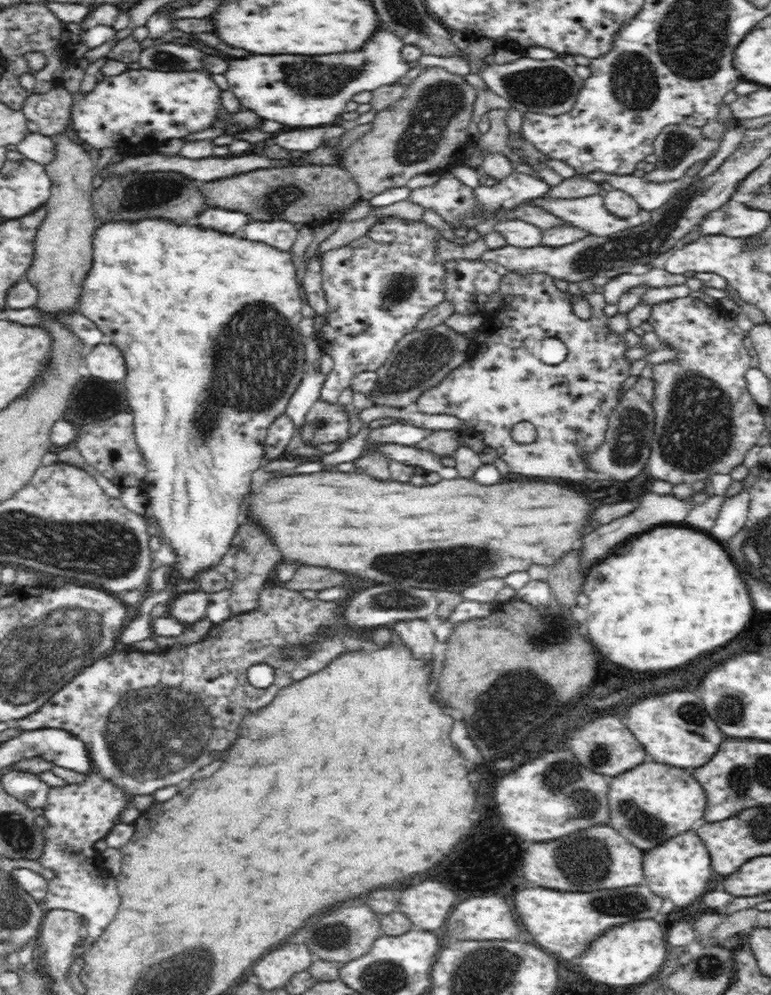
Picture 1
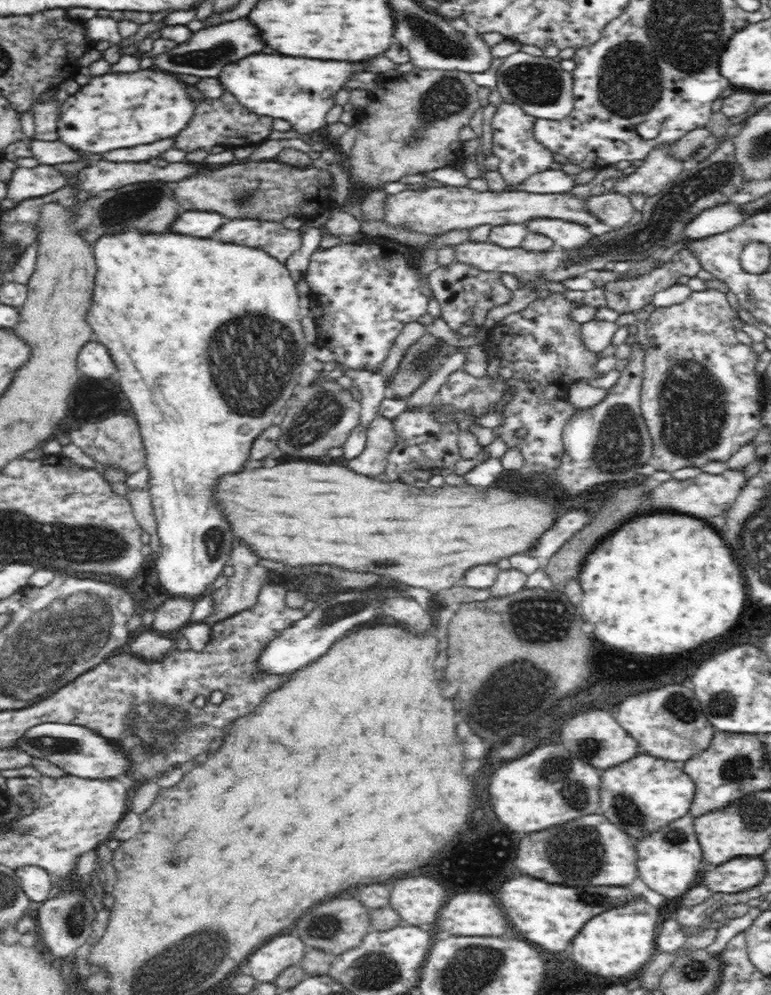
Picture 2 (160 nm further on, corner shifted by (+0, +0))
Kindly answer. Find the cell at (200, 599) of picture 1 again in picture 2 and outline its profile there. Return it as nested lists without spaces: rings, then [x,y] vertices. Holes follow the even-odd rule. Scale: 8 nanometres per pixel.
[[[174,596],[171,599],[166,599],[154,609],[156,612],[154,612],[151,629],[155,632],[168,632],[184,626],[186,622],[191,622],[197,600],[195,597],[184,596]]]

